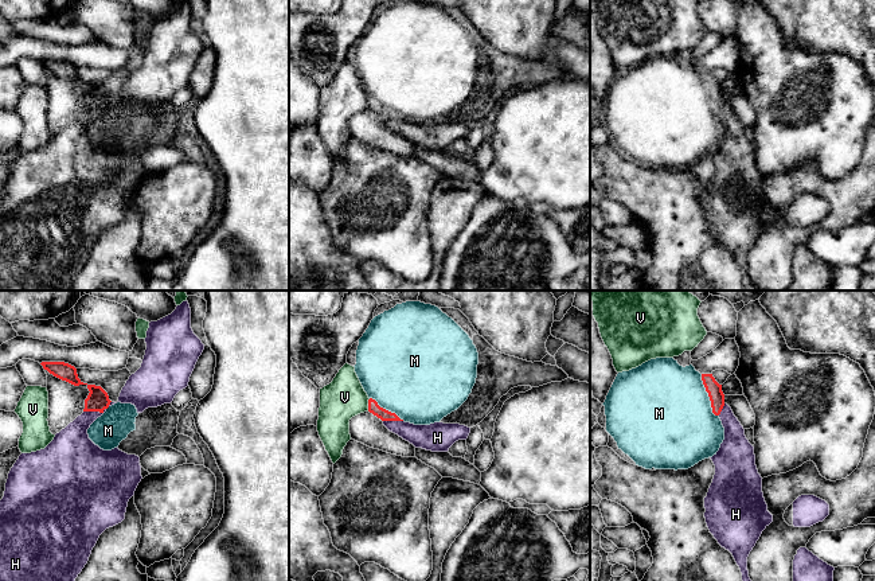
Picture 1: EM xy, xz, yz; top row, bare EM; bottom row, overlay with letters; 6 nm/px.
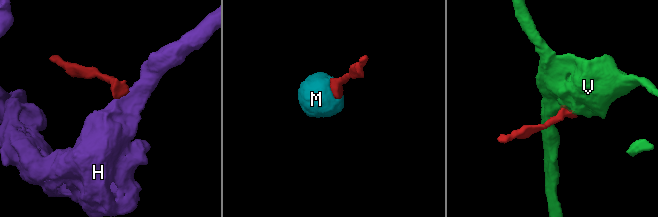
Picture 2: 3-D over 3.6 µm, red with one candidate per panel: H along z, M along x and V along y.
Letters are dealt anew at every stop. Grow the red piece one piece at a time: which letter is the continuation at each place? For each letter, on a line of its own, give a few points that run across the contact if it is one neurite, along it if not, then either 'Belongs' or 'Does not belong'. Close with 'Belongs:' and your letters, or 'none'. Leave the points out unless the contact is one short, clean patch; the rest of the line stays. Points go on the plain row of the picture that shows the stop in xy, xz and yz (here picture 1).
H: Line: xy (105, 106), (101, 110), (84, 109). Does not belong
M: Line: yz (717, 96), (709, 94), (670, 109). Belongs
V: Line: xz (370, 97), (367, 109). Does not belong
Belongs: M

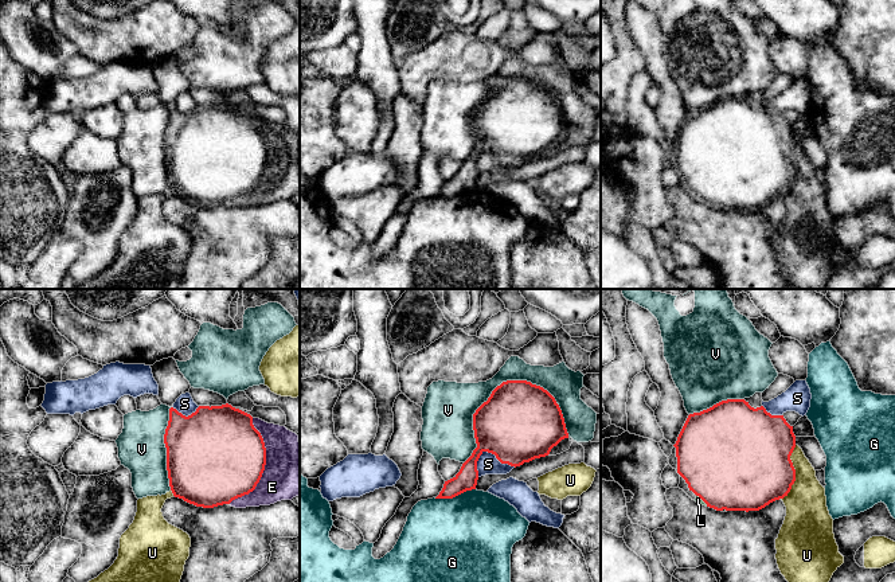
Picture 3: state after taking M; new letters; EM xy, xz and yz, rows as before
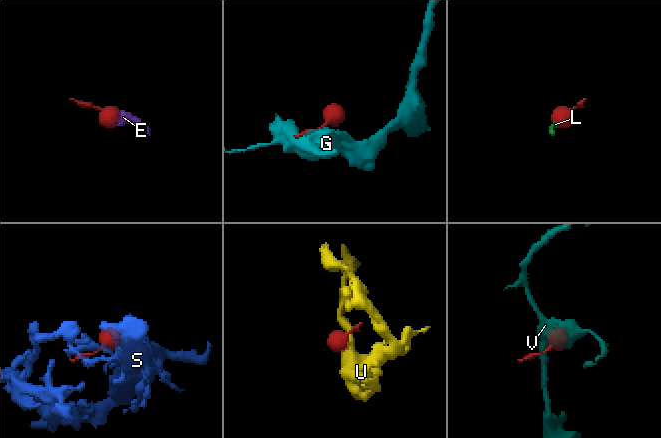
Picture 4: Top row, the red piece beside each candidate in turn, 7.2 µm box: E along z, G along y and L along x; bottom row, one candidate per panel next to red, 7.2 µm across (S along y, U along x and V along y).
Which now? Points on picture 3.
E: Belongs
G: Does not belong
L: Line: yz (729, 165), (702, 198), (698, 198). Belongs
S: Line: xz (476, 160), (484, 151), (491, 151), (501, 161), (515, 165). Does not belong
U: Does not belong
V: Does not belong
Belongs: E, L

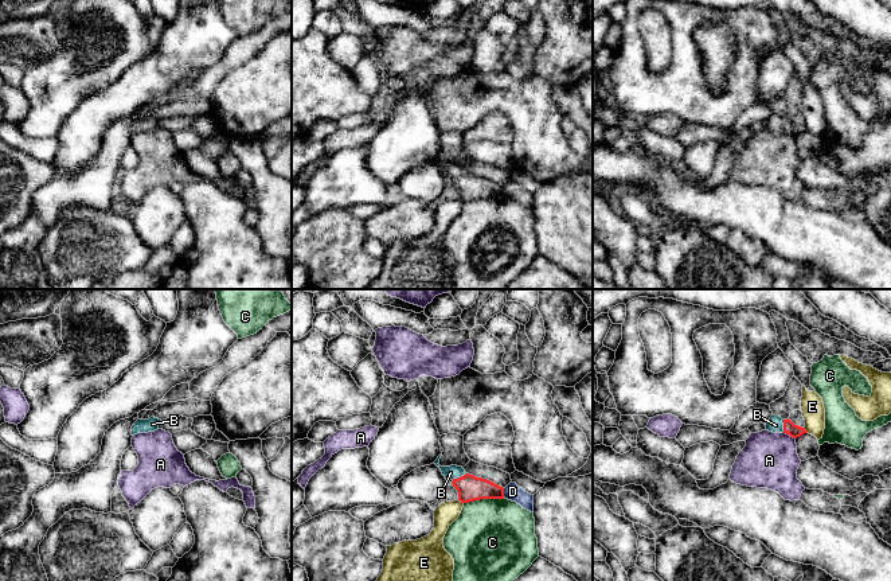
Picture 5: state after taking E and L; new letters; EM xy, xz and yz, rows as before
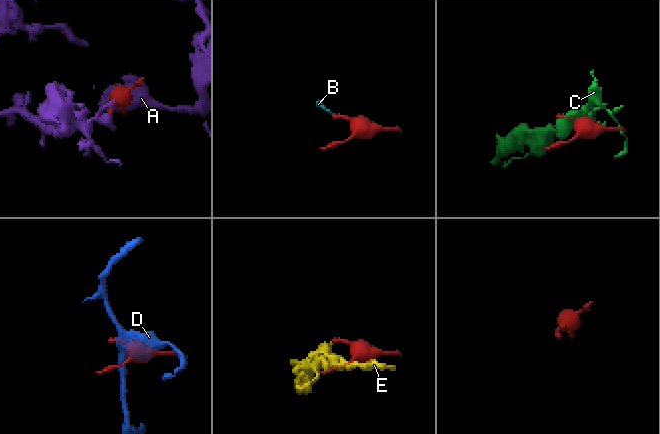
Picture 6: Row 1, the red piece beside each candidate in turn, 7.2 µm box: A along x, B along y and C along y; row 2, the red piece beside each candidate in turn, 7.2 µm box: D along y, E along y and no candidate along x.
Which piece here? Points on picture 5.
A: Line: yz (782, 131), (794, 137). Does not belong
B: Line: xz (469, 187), (458, 176), (450, 171). Belongs
C: Does not belong
D: Does not belong
E: Line: xz (458, 198), (462, 202). Does not belong
Belongs: B

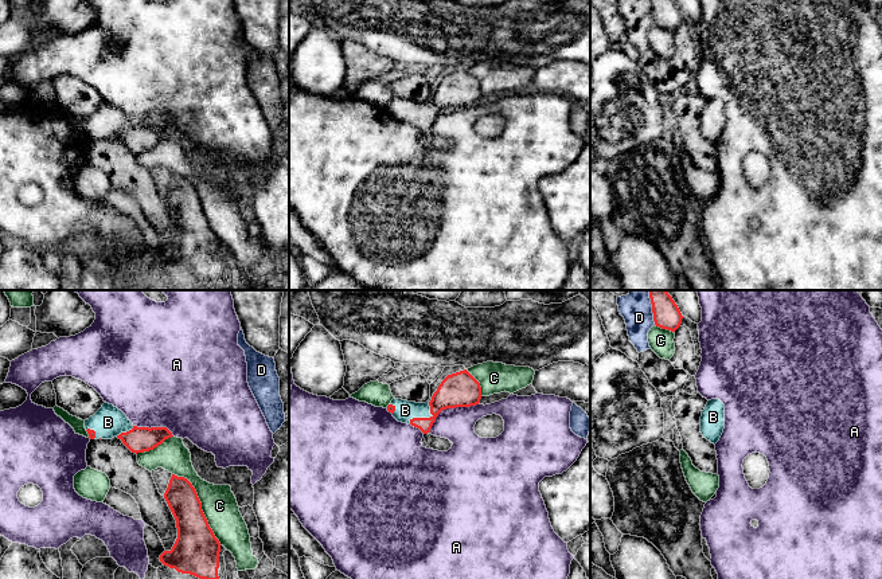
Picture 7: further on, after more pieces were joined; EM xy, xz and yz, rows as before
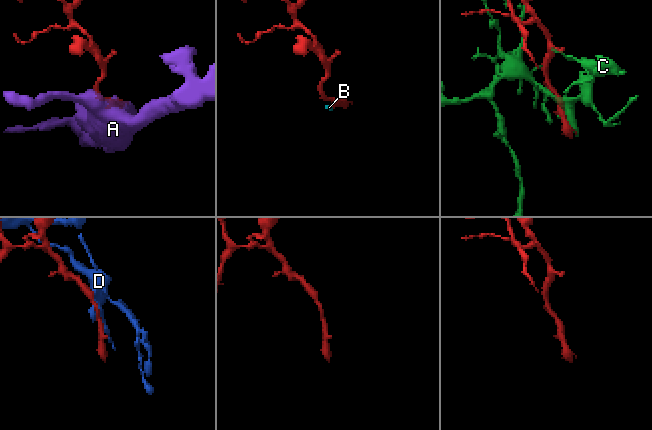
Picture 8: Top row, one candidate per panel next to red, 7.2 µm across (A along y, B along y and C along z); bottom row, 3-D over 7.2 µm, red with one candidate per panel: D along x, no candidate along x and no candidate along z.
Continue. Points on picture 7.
A: Does not belong
B: Line: xz (456, 89), (425, 117), (405, 109). Belongs
C: Does not belong
D: Does not belong
Belongs: B

